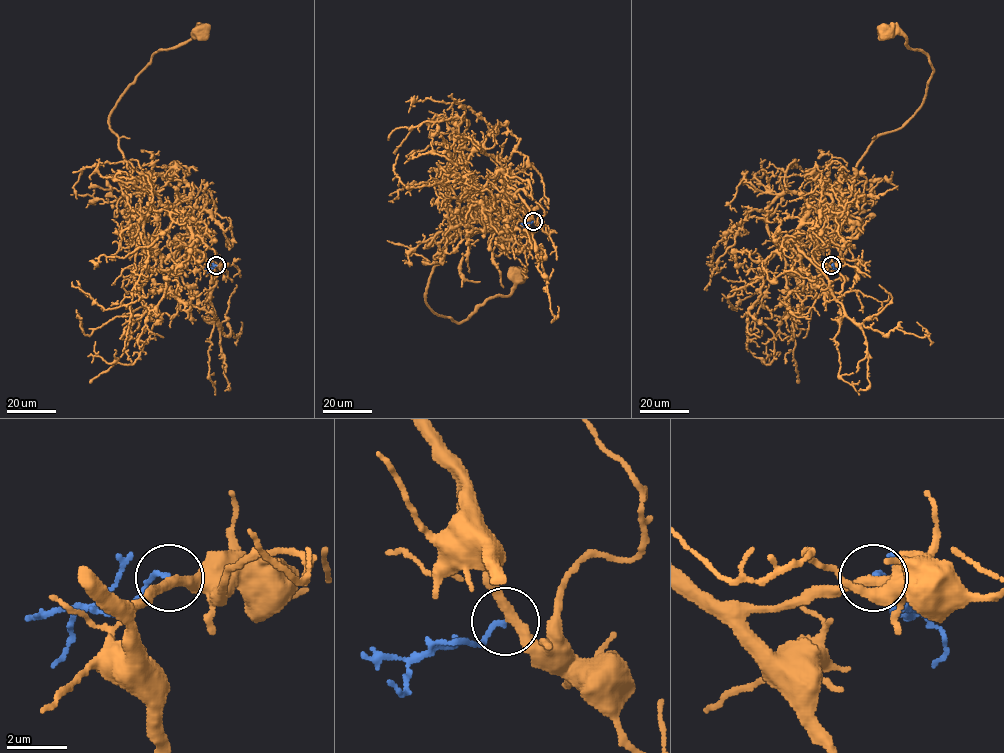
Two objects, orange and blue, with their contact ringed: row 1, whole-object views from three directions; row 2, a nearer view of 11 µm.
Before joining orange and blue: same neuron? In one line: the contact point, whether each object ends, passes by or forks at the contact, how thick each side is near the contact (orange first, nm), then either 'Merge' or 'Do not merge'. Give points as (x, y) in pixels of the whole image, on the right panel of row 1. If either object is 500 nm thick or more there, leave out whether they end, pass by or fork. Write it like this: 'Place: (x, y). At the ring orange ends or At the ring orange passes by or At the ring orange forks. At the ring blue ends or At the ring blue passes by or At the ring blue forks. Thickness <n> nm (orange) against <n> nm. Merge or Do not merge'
Place: (831, 265). At the ring orange passes by. At the ring blue ends. Thickness 340 nm (orange) against 170 nm. Merge

